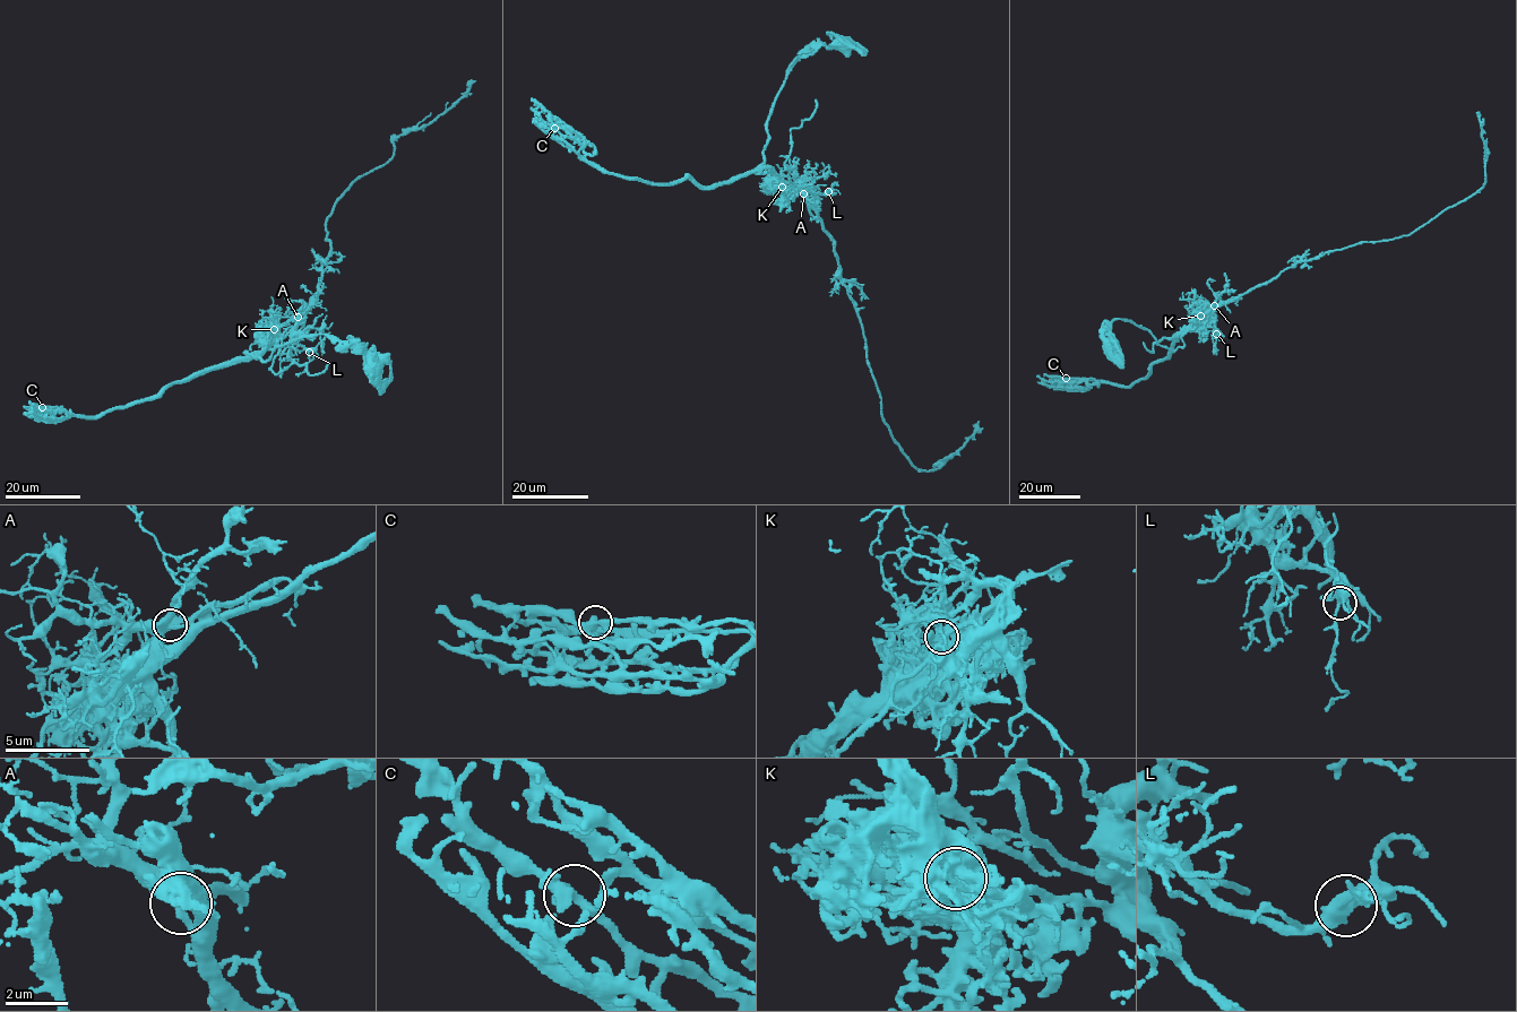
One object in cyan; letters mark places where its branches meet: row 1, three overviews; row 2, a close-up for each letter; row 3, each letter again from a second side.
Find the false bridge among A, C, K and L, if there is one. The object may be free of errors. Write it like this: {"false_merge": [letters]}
{"false_merge": ["K"]}

